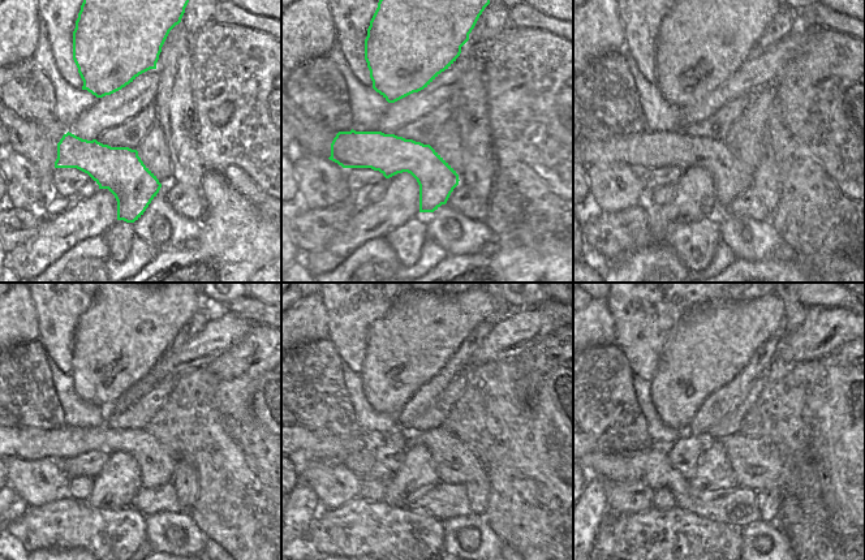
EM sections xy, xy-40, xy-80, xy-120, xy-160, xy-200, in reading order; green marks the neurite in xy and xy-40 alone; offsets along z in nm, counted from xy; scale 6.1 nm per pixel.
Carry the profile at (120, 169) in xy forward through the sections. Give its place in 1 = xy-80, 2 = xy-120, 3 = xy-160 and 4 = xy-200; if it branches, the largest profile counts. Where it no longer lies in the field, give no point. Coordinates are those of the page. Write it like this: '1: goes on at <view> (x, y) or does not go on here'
1: goes on at xy-80 (731, 176)
2: goes on at xy-120 (156, 465)
3: goes on at xy-160 (455, 464)
4: goes on at xy-200 (760, 465)

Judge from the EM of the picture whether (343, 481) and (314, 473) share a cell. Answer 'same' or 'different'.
same

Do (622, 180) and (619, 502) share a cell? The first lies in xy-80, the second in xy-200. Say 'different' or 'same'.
same

